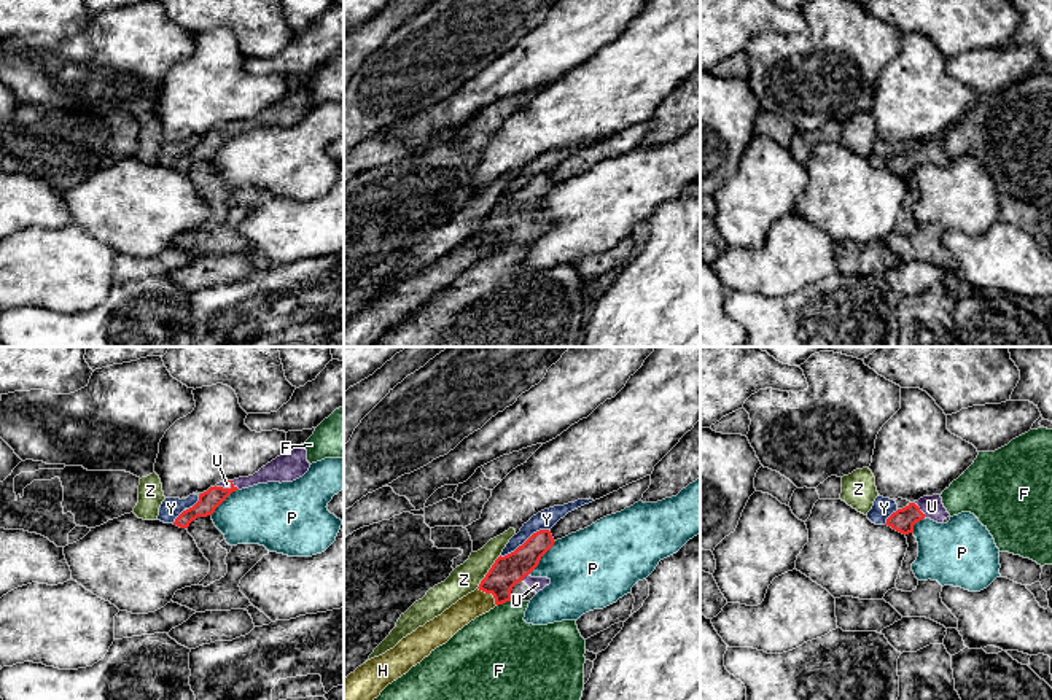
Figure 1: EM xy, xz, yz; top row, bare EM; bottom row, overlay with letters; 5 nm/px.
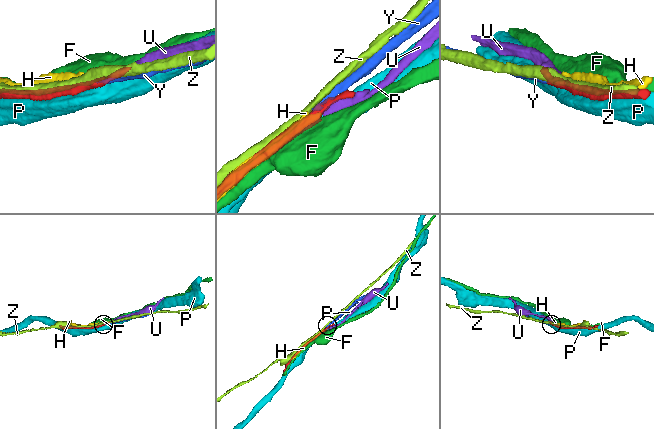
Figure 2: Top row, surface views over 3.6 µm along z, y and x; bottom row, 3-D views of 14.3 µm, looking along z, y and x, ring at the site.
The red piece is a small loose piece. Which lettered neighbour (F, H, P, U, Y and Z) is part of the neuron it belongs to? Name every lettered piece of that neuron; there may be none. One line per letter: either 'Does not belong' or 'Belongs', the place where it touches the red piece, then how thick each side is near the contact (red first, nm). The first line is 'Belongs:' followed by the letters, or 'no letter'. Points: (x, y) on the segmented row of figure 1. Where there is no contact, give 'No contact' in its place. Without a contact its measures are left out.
Belongs: U
F: Does not belong. Touches red at xz (503, 602). Thickness 160 nm (red) against 400 nm
H: Does not belong. Touches red at xz (490, 592). Thickness 160 nm (red) against 130 nm
P: Does not belong. Touches red at xz (540, 559). Thickness 160 nm (red) against 400 nm
U: Belongs. Touches red at yz (919, 509). Thickness 120 nm (red) against 110 nm
Y: Does not belong. Touches red at xz (526, 541). Thickness 160 nm (red) against 100 nm
Z: Does not belong. Touches red at xz (489, 571). Thickness 160 nm (red) against 150 nm

